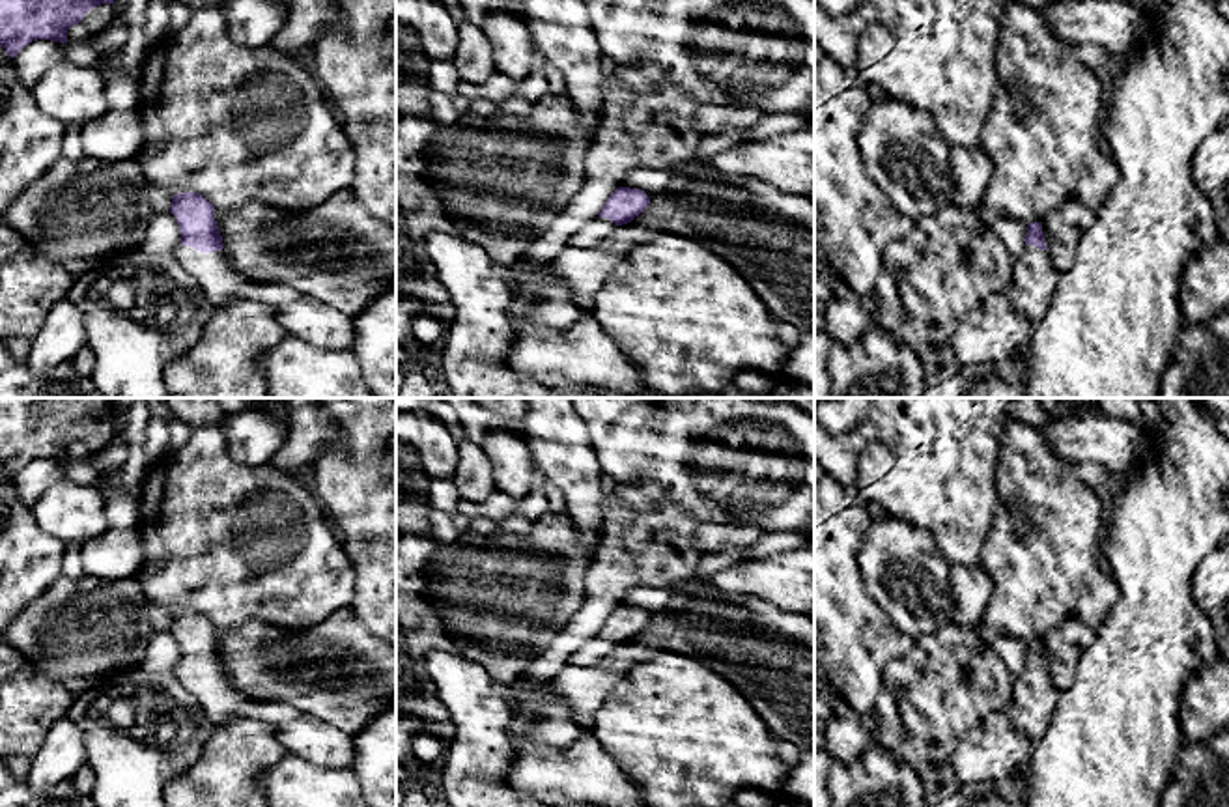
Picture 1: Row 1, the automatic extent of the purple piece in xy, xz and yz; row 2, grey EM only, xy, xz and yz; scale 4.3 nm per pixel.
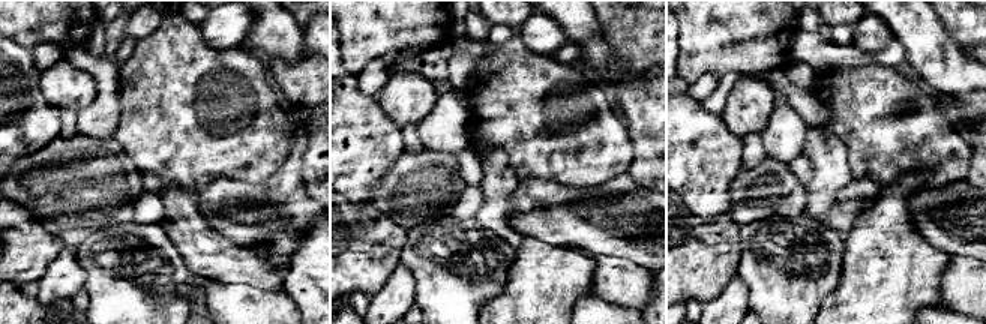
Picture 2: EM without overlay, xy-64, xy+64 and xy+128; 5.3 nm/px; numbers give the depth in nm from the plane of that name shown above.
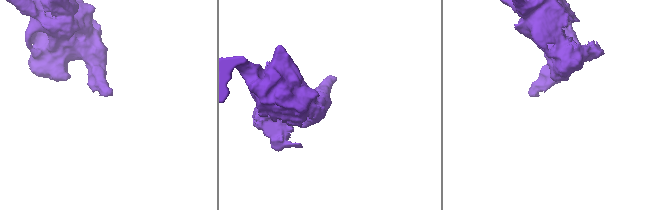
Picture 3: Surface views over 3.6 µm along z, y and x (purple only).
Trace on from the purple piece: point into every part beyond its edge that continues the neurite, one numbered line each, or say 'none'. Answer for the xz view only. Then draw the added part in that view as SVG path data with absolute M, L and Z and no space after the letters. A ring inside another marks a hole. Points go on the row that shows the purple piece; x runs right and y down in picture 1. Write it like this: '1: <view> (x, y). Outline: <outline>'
1: xz (598, 228). Outline: M596 217L570 239L570 247L590 248L607 239L616 228L613 220Z

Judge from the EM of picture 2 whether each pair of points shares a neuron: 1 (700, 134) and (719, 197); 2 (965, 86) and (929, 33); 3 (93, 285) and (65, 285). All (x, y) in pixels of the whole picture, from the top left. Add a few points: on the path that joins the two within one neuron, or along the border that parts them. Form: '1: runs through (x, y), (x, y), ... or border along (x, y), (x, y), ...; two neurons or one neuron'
1: runs through (700, 149), (700, 165), (707, 182); one neuron
2: runs through (952, 72), (929, 47); one neuron
3: border along (75, 251), (77, 260), (84, 270), (84, 287); two neurons

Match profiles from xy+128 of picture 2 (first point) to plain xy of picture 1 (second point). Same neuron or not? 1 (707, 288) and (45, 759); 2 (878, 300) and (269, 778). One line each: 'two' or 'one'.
1: two
2: two

